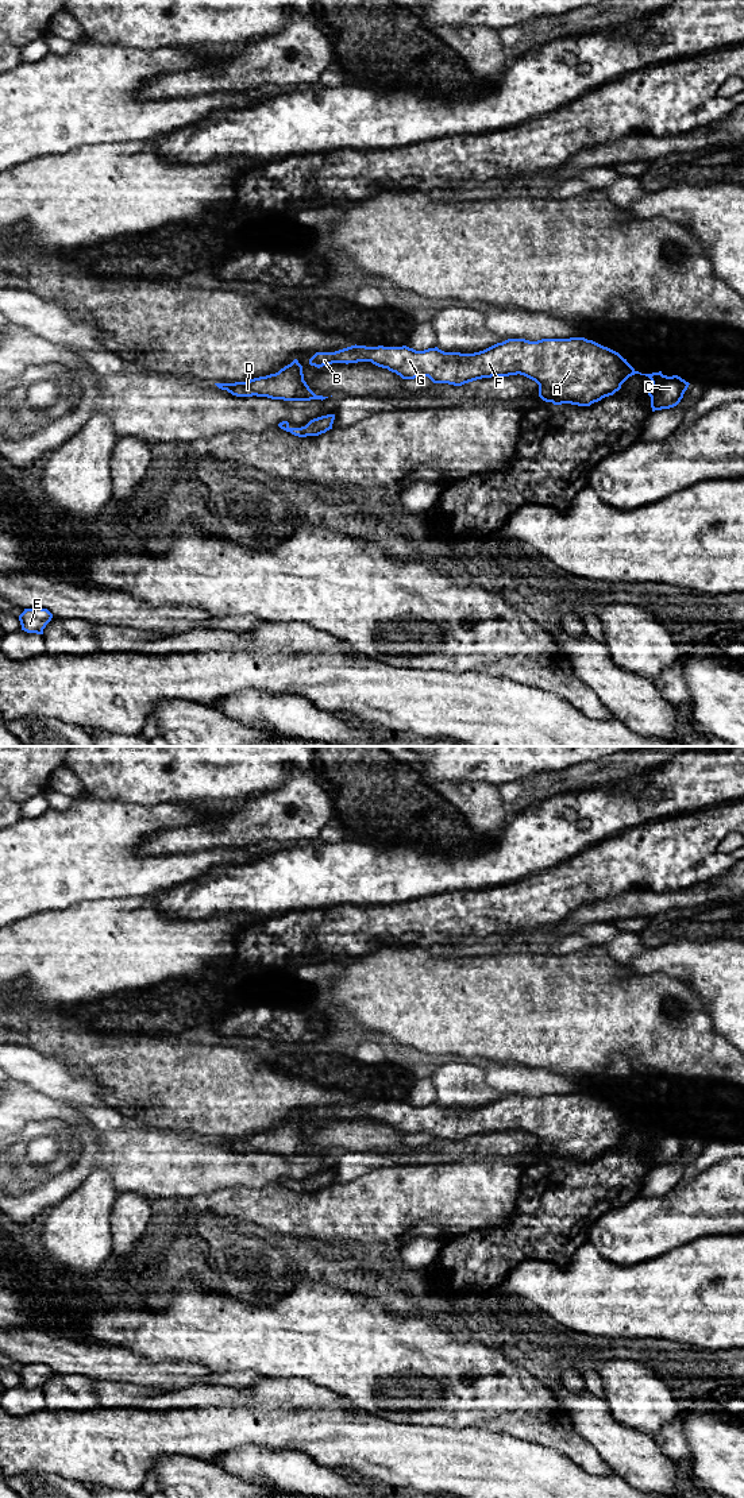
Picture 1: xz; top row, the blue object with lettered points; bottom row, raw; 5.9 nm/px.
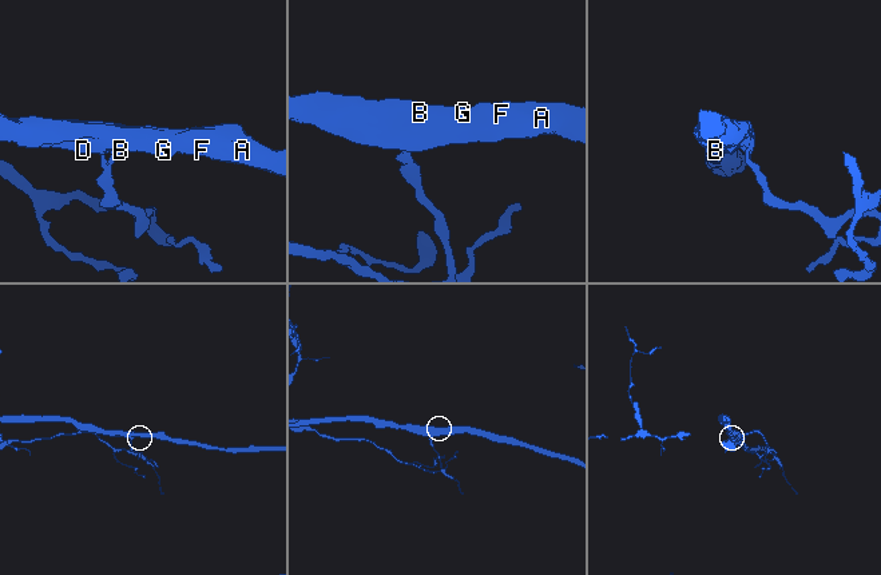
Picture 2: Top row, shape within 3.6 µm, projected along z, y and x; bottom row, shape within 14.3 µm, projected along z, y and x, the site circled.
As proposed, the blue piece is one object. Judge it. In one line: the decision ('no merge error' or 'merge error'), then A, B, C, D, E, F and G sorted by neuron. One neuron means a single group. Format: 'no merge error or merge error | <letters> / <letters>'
no merge error | A B C D E F G

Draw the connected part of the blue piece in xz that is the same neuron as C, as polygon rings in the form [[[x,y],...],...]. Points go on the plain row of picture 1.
[[[570,1093],[570,1094],[541,1094],[541,1096],[537,1096],[537,1097],[529,1097],[529,1096],[525,1096],[525,1094],[508,1094],[508,1096],[502,1097],[502,1099],[497,1099],[497,1100],[494,1100],[494,1101],[491,1101],[491,1103],[483,1105],[483,1107],[474,1108],[474,1109],[444,1108],[444,1107],[439,1105],[437,1103],[435,1103],[435,1104],[428,1104],[428,1105],[424,1105],[424,1107],[416,1107],[416,1105],[409,1104],[409,1103],[406,1103],[406,1101],[402,1101],[402,1103],[383,1103],[383,1101],[378,1101],[378,1103],[366,1103],[366,1101],[356,1101],[356,1100],[355,1100],[355,1101],[351,1101],[351,1103],[347,1103],[347,1104],[343,1104],[343,1105],[339,1105],[339,1107],[335,1107],[335,1108],[316,1108],[316,1109],[309,1115],[309,1120],[311,1120],[311,1121],[315,1121],[315,1123],[317,1123],[317,1124],[320,1124],[320,1123],[323,1123],[323,1121],[329,1121],[329,1120],[332,1120],[332,1119],[346,1119],[346,1120],[348,1120],[348,1119],[358,1119],[358,1117],[371,1117],[373,1120],[375,1120],[375,1121],[378,1121],[378,1123],[388,1124],[389,1127],[396,1128],[396,1130],[400,1131],[402,1135],[415,1135],[415,1134],[428,1132],[433,1139],[448,1139],[448,1140],[454,1140],[454,1142],[462,1142],[462,1140],[464,1140],[464,1139],[469,1139],[469,1138],[473,1138],[473,1136],[477,1136],[477,1135],[482,1135],[482,1134],[491,1134],[491,1132],[509,1132],[509,1131],[517,1131],[517,1130],[520,1130],[520,1131],[524,1131],[524,1132],[527,1132],[527,1134],[535,1136],[535,1138],[539,1140],[539,1153],[540,1153],[543,1157],[546,1157],[546,1158],[552,1158],[554,1161],[571,1159],[571,1161],[578,1161],[578,1162],[590,1162],[591,1159],[598,1158],[598,1157],[601,1157],[602,1154],[609,1153],[609,1151],[613,1151],[616,1147],[618,1147],[618,1146],[621,1144],[621,1140],[622,1140],[622,1139],[624,1139],[629,1132],[635,1131],[635,1130],[640,1130],[640,1131],[645,1131],[645,1132],[648,1132],[648,1134],[651,1135],[651,1138],[652,1138],[651,1144],[649,1144],[649,1147],[648,1147],[648,1151],[651,1153],[651,1163],[652,1163],[652,1167],[655,1167],[655,1166],[670,1165],[670,1163],[676,1162],[676,1161],[681,1158],[681,1155],[683,1154],[683,1150],[685,1150],[685,1147],[687,1146],[687,1143],[689,1143],[689,1140],[690,1140],[689,1138],[686,1138],[685,1135],[682,1135],[682,1134],[678,1132],[678,1131],[667,1132],[667,1131],[663,1131],[662,1127],[659,1127],[659,1128],[652,1128],[652,1130],[641,1130],[641,1128],[636,1127],[636,1126],[635,1126],[635,1124],[633,1124],[633,1123],[627,1117],[627,1115],[624,1115],[618,1108],[616,1108],[616,1107],[608,1104],[608,1103],[604,1103],[604,1101],[601,1101],[601,1100],[593,1097],[593,1096],[587,1096],[587,1094],[585,1094],[585,1093]]]

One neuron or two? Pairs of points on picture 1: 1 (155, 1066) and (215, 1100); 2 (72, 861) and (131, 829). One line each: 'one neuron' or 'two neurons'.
1: one neuron
2: one neuron

